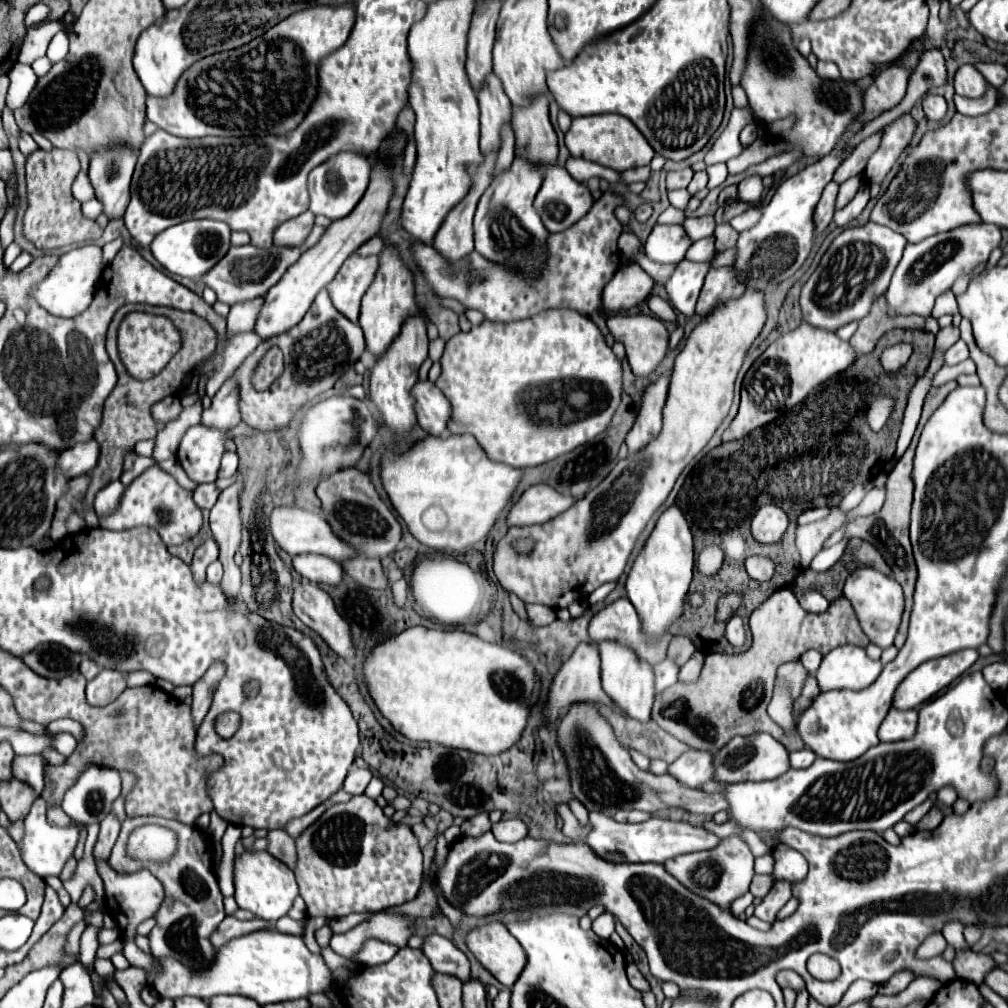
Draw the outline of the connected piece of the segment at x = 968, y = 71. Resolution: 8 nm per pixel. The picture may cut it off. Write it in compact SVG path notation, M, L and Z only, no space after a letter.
M964 64L954 74L954 88L960 96L980 98L986 92L986 78L972 64Z

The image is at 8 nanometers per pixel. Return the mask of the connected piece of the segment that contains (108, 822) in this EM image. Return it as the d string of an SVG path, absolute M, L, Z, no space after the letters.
M110 812L102 822L100 822L100 836L94 846L94 858L96 860L106 860L110 856L110 850L118 838L120 832L120 820Z

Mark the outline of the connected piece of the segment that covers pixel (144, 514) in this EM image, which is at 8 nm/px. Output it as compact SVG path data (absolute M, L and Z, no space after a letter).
M158 464L146 468L124 492L116 514L102 518L100 524L116 524L116 518L128 518L132 522L156 522L156 530L166 546L176 546L198 534L202 528L202 510L194 504L192 492L184 490L176 478L164 472Z

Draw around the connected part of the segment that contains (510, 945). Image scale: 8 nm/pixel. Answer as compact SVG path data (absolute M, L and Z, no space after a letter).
M490 922L468 932L468 948L482 962L486 970L504 986L512 988L516 976L524 970L526 956L516 938L500 922Z

